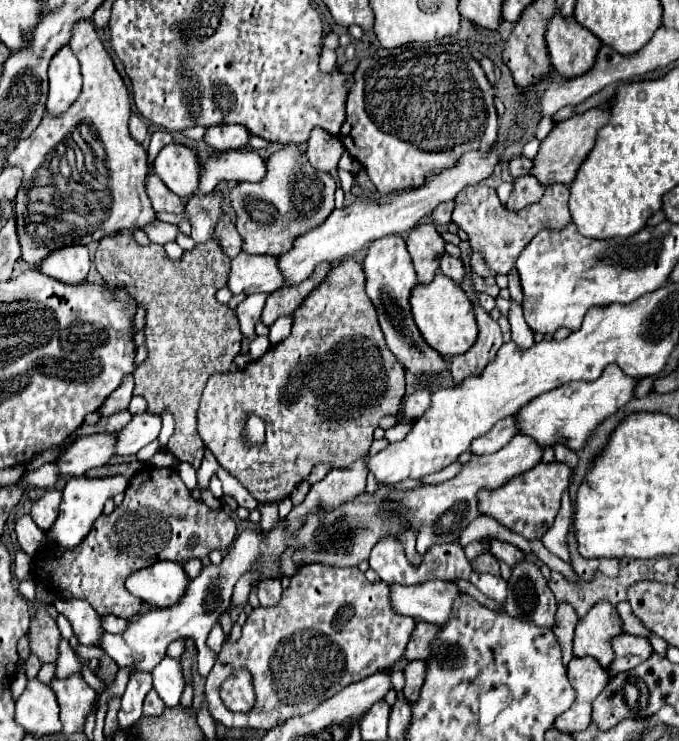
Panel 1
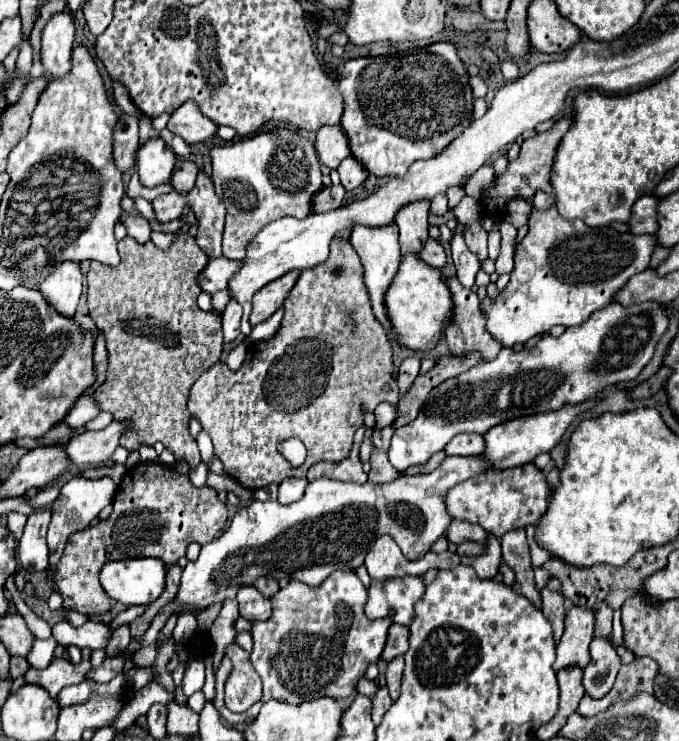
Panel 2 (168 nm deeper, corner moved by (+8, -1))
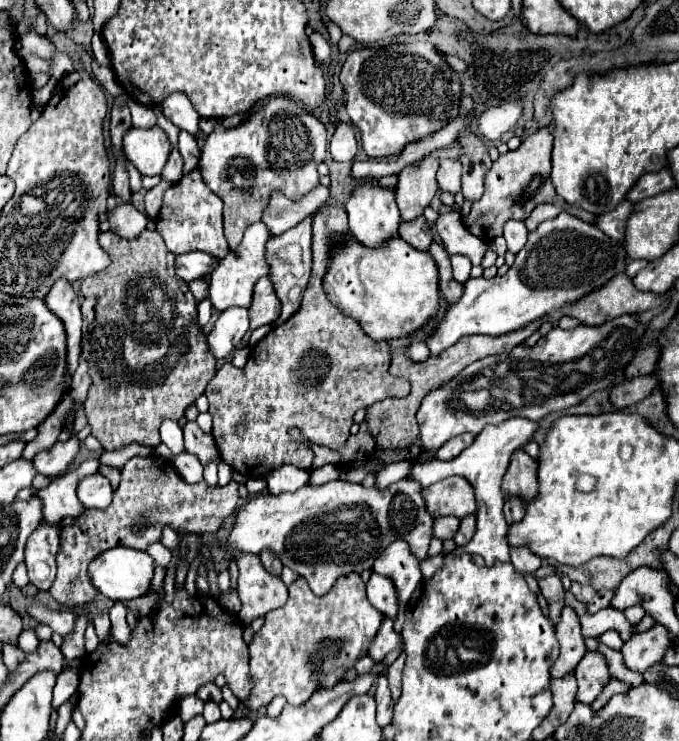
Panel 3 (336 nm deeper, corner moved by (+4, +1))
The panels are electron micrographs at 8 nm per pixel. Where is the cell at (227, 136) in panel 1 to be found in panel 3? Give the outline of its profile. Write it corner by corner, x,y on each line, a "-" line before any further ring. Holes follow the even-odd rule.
169,95
169,99
165,99
165,103
161,103
161,111
179,129
183,129
191,135
199,133
201,117
187,95

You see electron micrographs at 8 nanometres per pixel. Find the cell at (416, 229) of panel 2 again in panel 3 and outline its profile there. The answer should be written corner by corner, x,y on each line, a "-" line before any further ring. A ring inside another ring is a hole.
429,159
429,163
421,163
421,167
409,165
399,173
395,197
403,221
413,221
421,217
425,207
429,207
439,189
435,179
437,167
439,163
433,163
433,159

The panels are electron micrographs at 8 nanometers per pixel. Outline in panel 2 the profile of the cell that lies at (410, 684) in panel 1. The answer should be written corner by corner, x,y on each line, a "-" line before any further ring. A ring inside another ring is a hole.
395,657
389,667
387,667
387,689
389,689
389,697
395,701
399,697
399,687
401,687
401,677
403,677
403,667
405,667
405,661
403,657

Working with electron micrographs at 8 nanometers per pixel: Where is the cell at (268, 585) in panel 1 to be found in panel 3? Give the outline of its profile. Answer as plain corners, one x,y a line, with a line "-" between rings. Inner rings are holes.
263,551
261,555
259,555
259,559
261,559
261,563
263,563
263,567
265,567
265,571
269,571
271,575
281,575
281,561
275,557
275,555
269,555
269,551

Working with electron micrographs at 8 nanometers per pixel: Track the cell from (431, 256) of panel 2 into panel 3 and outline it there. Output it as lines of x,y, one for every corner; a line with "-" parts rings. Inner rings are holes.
415,219
413,223
401,223
401,231
399,231
399,237
403,241
407,241
409,245
413,245
415,249
419,251
429,251
431,243
433,243
433,233
431,233
431,227
429,223
423,219

